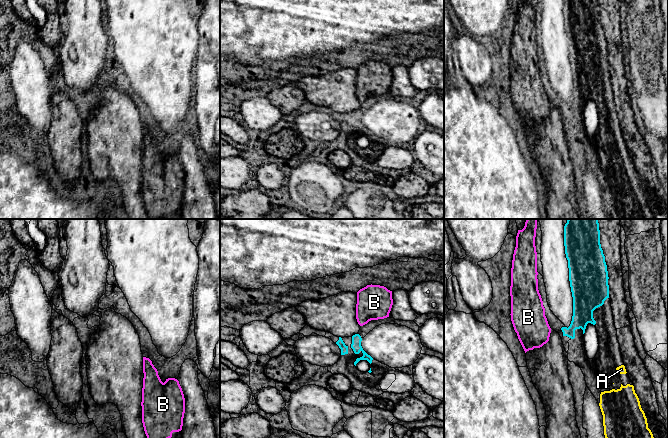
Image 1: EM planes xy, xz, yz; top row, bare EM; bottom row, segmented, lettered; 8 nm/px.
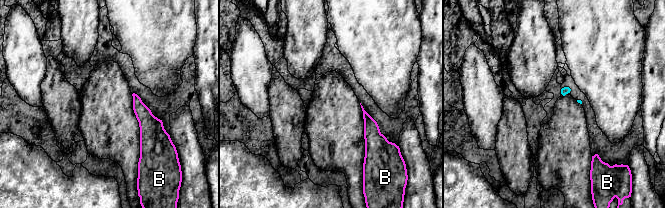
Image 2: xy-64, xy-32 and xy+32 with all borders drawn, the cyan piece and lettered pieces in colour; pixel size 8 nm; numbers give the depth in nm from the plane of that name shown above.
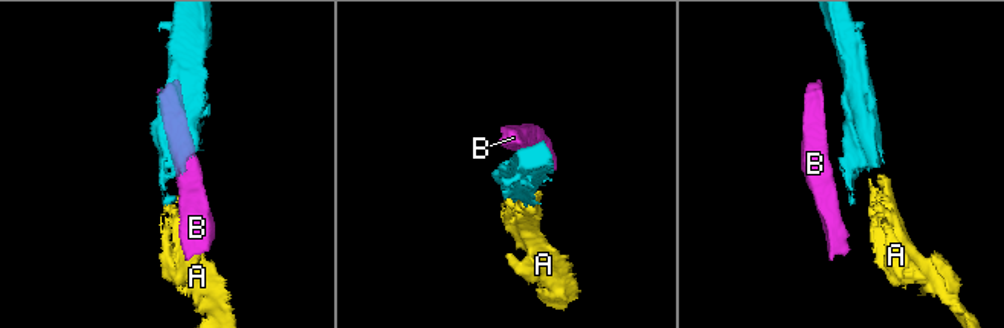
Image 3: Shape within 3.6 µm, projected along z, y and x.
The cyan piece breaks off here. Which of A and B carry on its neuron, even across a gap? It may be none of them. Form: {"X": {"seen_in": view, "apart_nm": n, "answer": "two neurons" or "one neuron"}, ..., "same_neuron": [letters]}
{"A": {"seen_in": "yz", "apart_nm": 380, "answer": "one neuron"}, "B": {"seen_in": "xz", "apart_nm": 70, "answer": "two neurons"}, "same_neuron": ["A"]}

